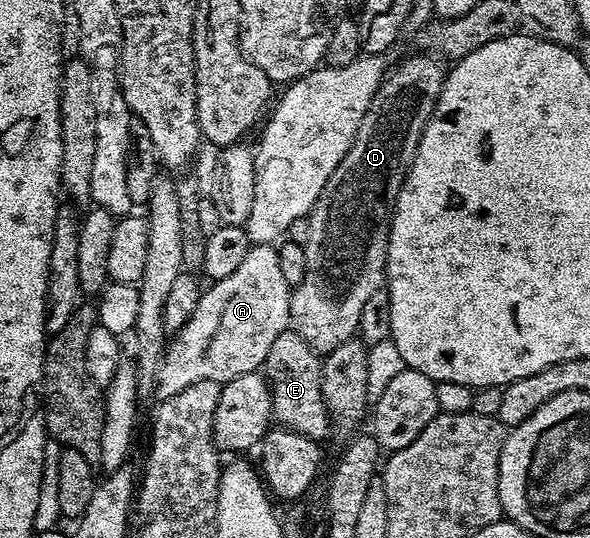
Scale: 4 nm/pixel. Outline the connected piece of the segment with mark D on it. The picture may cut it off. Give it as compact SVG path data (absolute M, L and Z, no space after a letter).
M430 53L410 55L383 79L360 129L340 165L328 177L316 205L309 213L308 241L304 244L307 269L303 280L290 292L290 327L322 357L359 334L360 315L368 297L384 287L386 281L386 246L390 236L390 216L394 202L416 157L418 142L430 115L436 109L440 89L446 80L447 64Z

